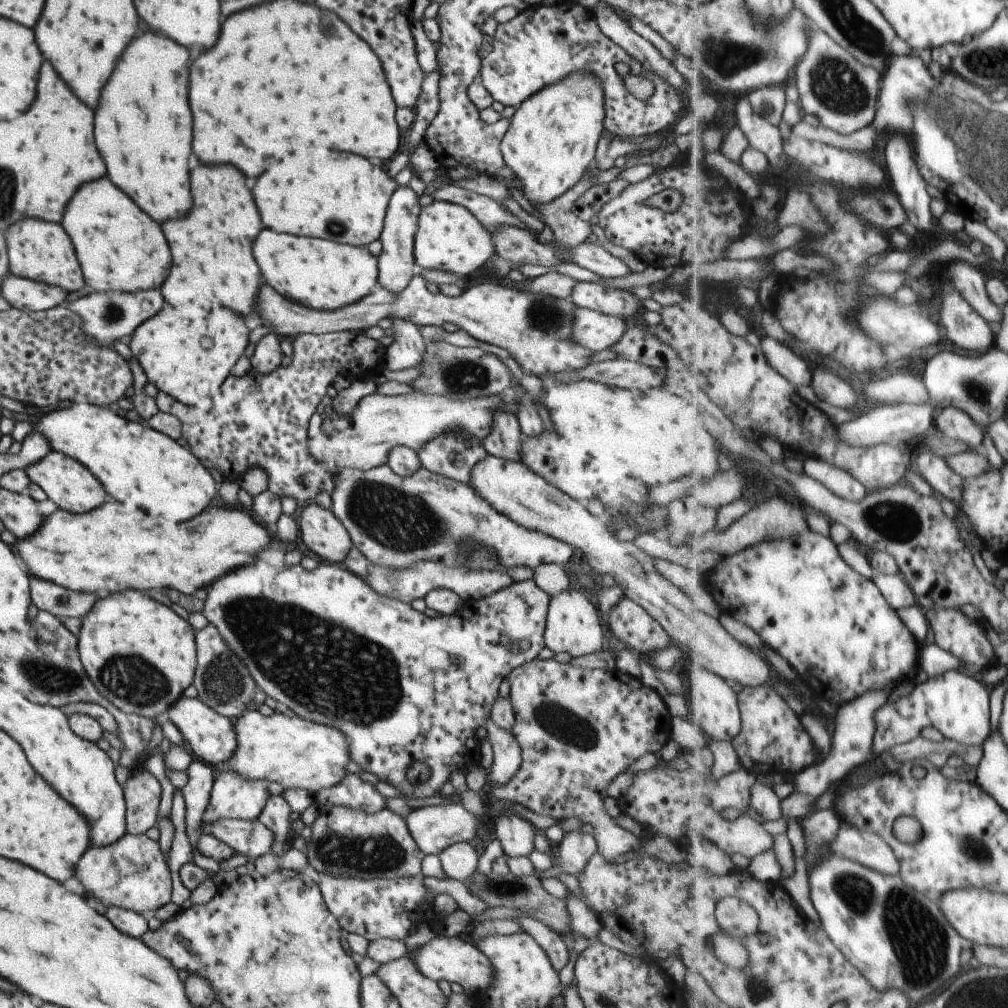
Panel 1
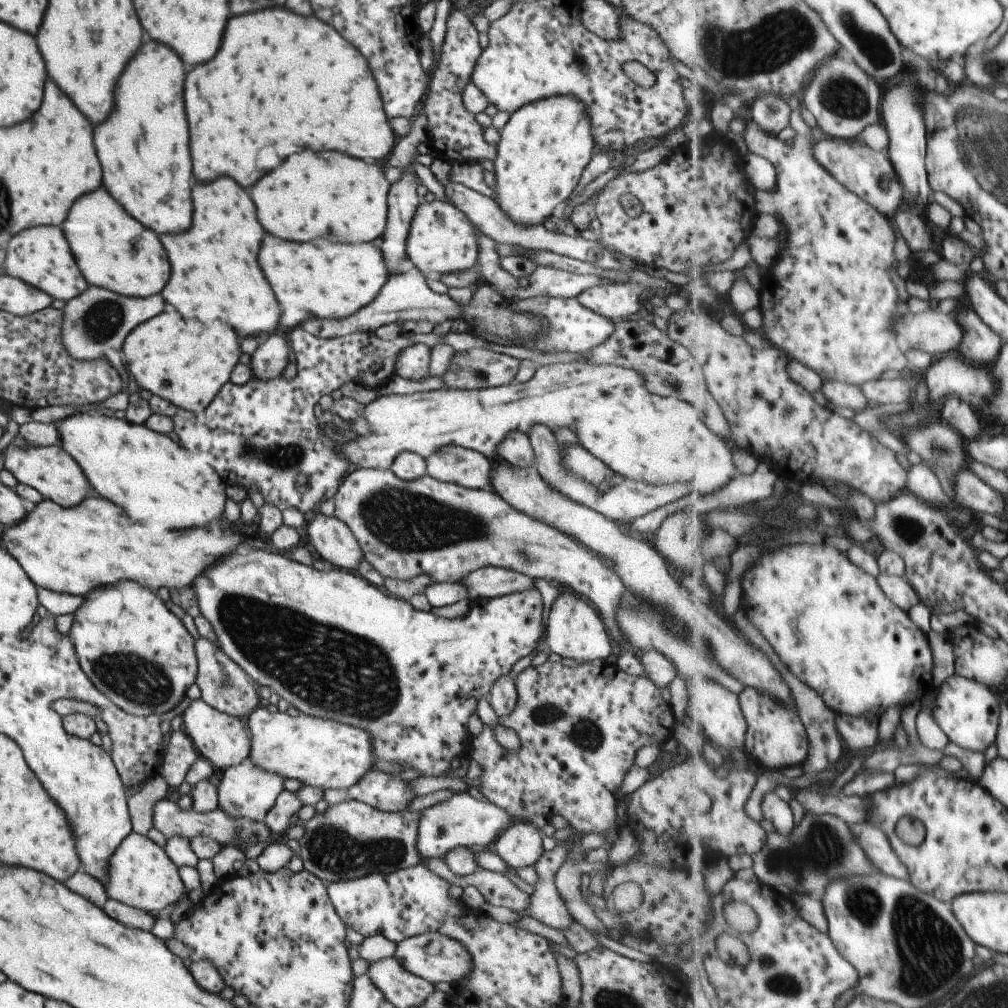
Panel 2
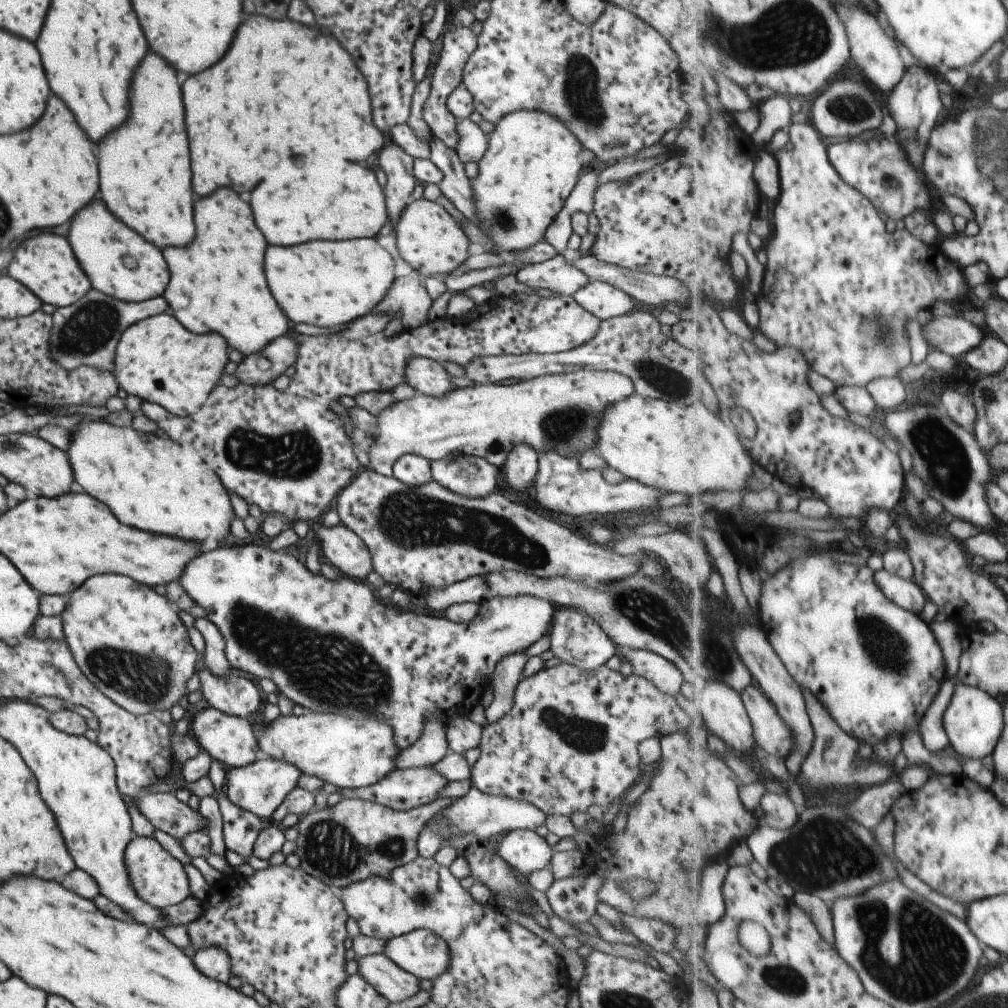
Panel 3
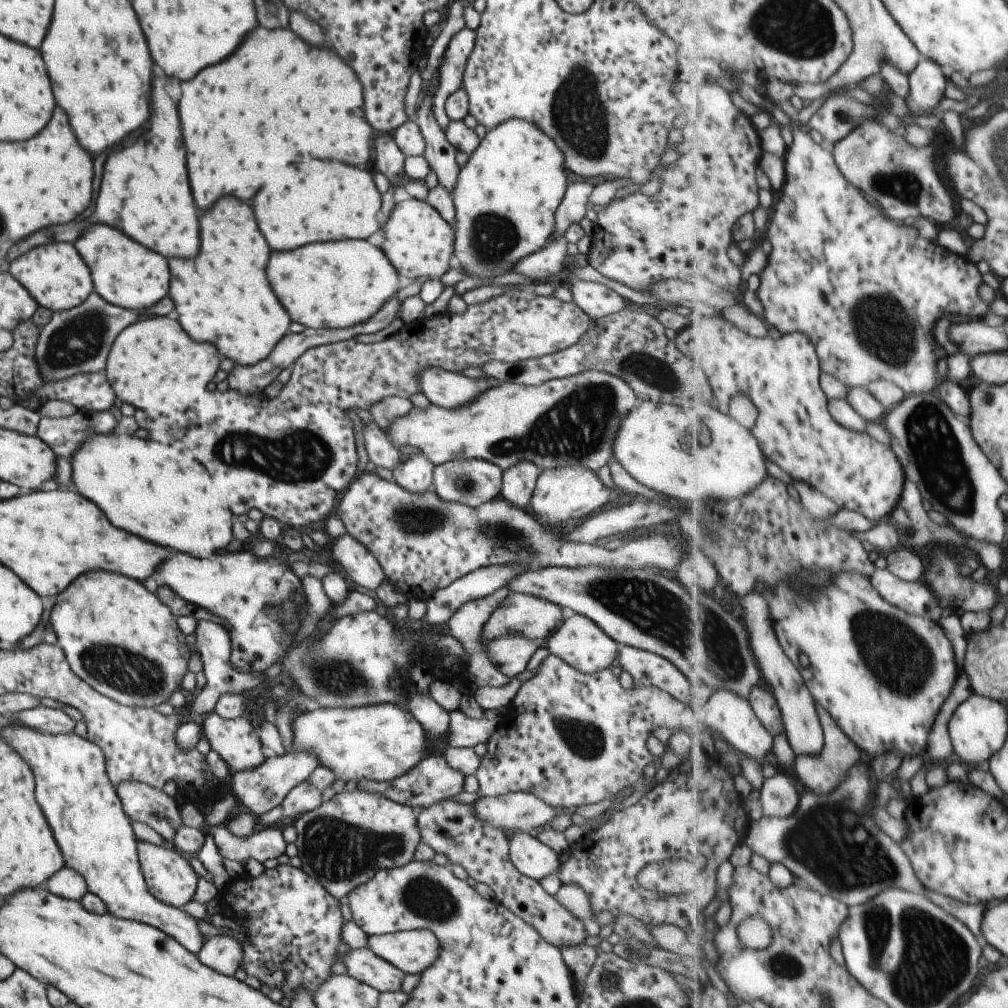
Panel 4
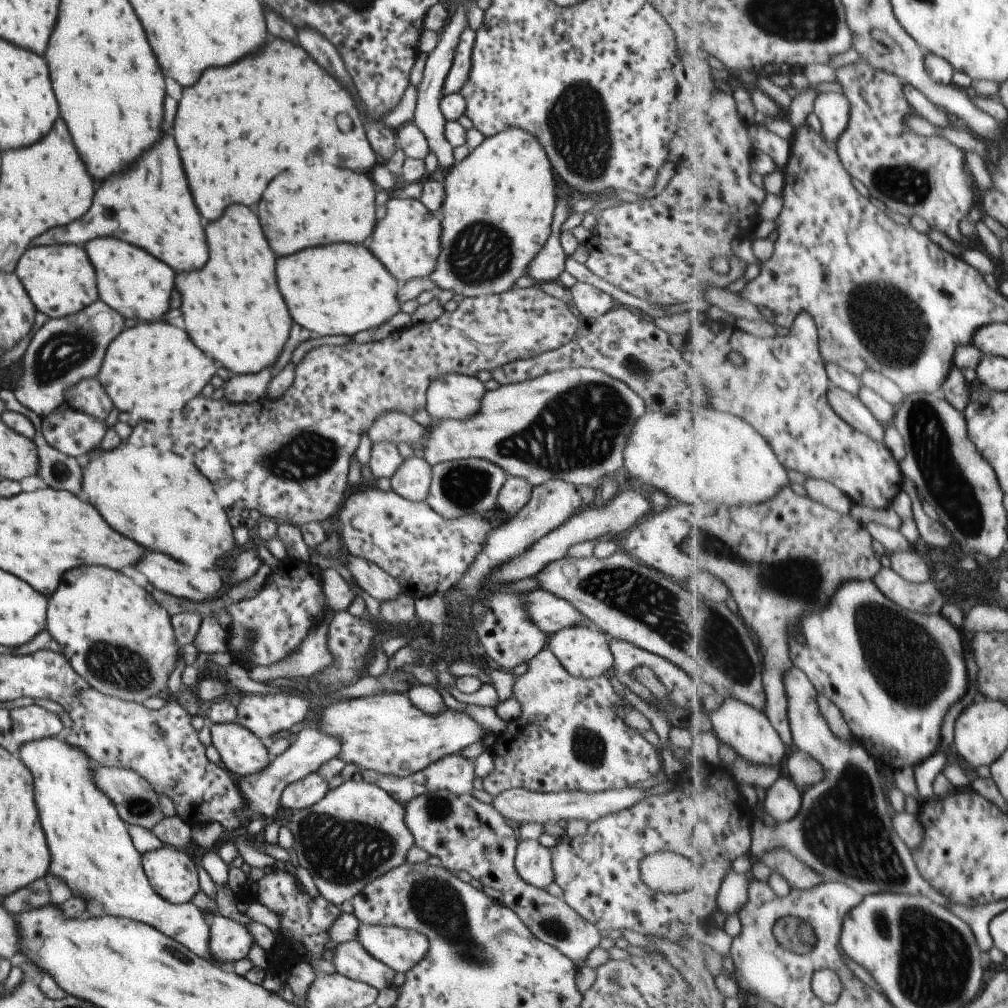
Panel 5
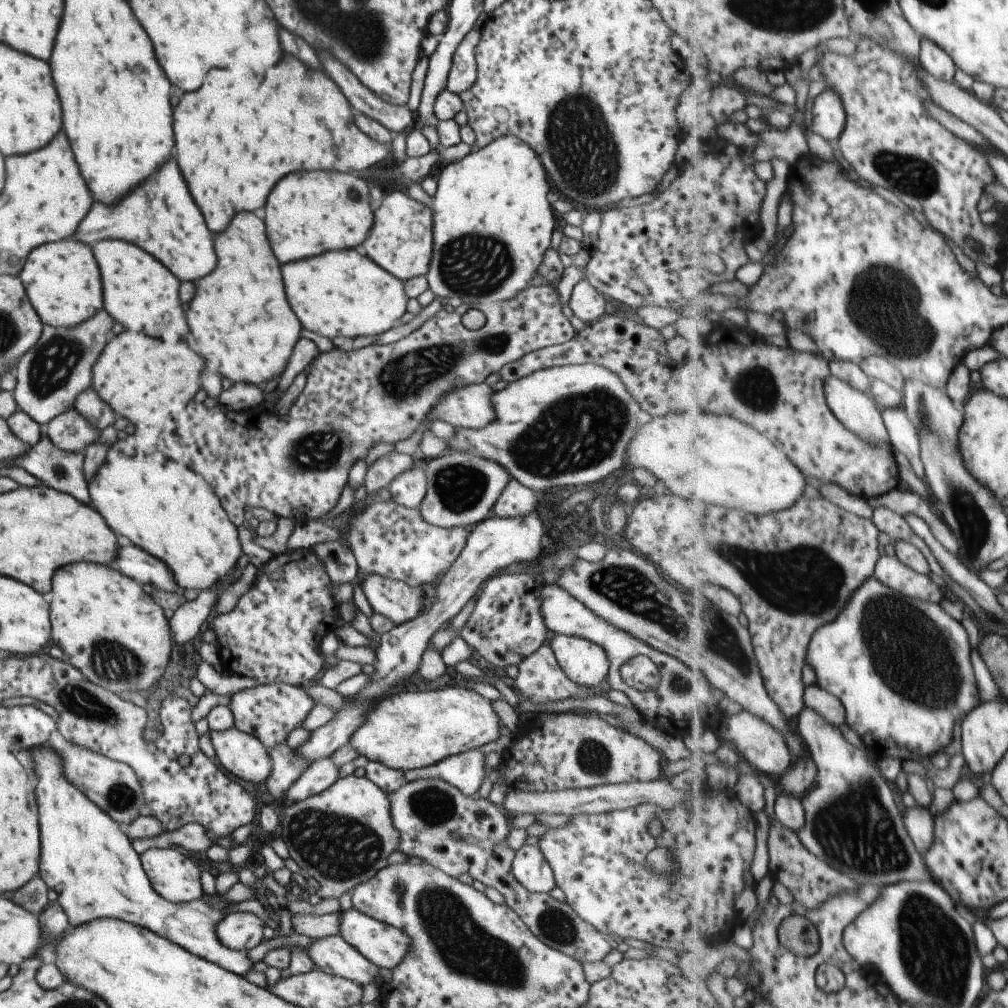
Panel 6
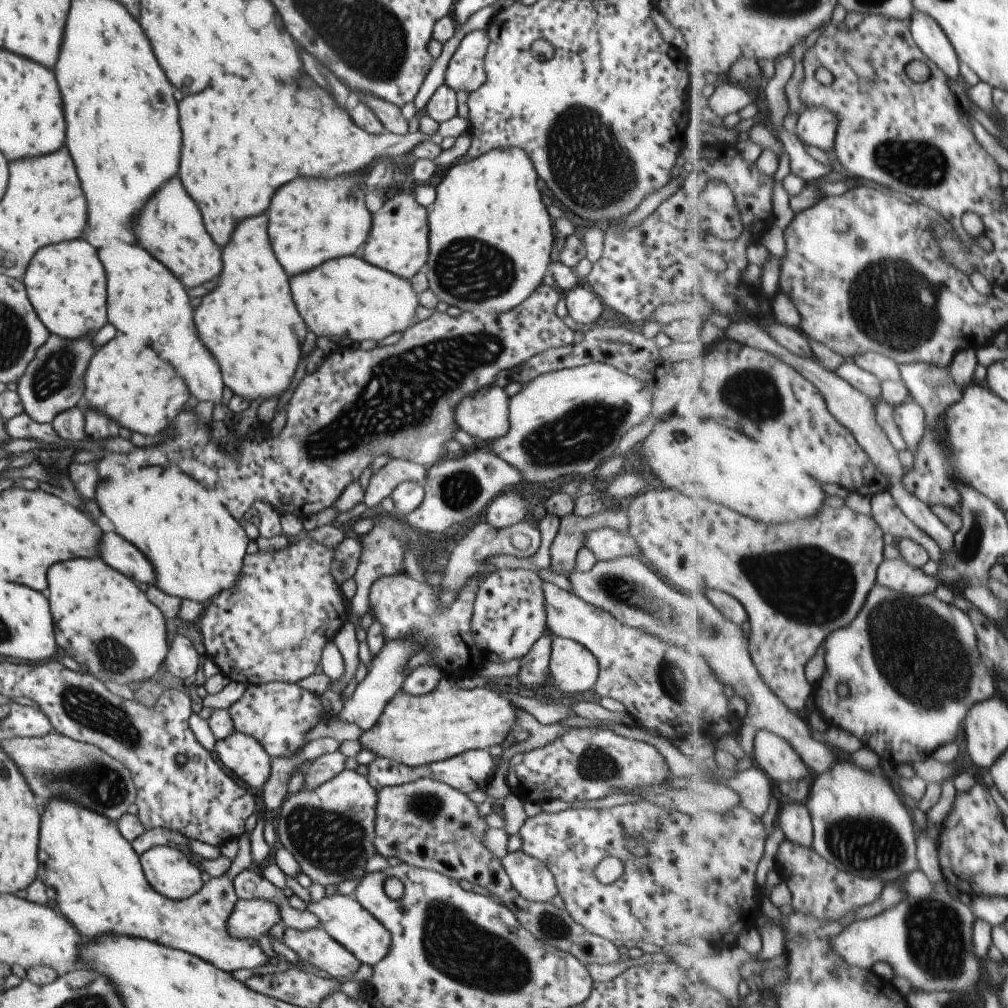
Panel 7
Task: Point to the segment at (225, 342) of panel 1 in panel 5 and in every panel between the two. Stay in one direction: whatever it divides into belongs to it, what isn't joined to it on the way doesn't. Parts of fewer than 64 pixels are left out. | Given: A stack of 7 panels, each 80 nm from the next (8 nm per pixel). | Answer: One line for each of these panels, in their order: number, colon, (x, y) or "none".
2: (186, 364)
3: (155, 359)
4: (146, 358)
5: (151, 370)

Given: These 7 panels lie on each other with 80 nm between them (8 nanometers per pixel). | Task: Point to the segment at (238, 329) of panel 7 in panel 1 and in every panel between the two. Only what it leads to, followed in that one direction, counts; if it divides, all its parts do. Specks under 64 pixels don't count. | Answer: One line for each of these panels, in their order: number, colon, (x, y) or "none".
1: (211, 265)
2: (213, 263)
3: (216, 283)
4: (222, 296)
5: (231, 308)
6: (240, 322)

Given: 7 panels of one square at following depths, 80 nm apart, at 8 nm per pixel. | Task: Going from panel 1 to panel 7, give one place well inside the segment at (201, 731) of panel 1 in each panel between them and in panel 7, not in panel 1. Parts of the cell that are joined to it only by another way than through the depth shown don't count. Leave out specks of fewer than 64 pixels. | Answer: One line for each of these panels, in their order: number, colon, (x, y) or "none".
2: (222, 740)
3: (229, 740)
4: (234, 740)
5: (241, 752)
6: (241, 754)
7: (238, 752)

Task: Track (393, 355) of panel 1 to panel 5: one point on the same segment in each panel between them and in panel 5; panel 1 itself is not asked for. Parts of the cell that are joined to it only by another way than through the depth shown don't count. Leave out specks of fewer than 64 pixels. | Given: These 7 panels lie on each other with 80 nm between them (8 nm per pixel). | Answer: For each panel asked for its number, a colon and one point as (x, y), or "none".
2: (411, 362)
3: (425, 376)
4: (448, 390)
5: (449, 396)

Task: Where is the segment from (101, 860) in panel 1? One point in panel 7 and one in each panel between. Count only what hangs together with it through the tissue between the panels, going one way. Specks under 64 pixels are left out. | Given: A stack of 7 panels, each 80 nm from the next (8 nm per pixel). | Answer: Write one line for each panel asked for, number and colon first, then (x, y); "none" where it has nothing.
2: (143, 877)
3: (158, 879)
4: (170, 879)
5: (171, 873)
6: (174, 877)
7: (167, 870)

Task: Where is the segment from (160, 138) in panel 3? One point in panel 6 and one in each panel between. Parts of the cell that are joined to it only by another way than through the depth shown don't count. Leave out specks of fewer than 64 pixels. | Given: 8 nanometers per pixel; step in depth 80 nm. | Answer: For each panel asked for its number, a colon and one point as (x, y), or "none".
4: (143, 187)
5: (160, 217)
6: (160, 217)

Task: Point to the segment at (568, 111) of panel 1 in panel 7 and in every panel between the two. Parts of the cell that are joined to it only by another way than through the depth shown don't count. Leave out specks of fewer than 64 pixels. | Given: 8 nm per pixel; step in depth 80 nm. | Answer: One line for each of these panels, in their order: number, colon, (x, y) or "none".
2: (543, 147)
3: (532, 161)
4: (505, 197)
5: (498, 203)
6: (491, 223)
7: (489, 236)

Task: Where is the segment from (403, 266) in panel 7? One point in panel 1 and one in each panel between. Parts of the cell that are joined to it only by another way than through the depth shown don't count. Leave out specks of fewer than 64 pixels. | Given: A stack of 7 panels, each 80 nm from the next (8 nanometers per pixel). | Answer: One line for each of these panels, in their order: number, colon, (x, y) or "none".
1: (448, 237)
2: (441, 239)
3: (426, 236)
4: (418, 242)
5: (406, 241)
6: (399, 241)

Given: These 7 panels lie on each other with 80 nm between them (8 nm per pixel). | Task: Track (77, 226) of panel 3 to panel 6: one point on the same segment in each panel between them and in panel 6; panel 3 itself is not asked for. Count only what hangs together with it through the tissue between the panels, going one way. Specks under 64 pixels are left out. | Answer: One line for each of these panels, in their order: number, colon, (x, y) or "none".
4: (123, 273)
5: (128, 279)
6: (139, 293)

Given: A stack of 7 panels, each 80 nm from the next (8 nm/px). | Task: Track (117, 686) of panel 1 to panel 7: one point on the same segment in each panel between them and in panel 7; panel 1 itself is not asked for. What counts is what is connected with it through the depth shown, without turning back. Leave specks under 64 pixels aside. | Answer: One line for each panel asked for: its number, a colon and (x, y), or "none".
2: (135, 651)
3: (126, 641)
4: (118, 638)
5: (112, 633)
6: (94, 611)
7: (101, 620)

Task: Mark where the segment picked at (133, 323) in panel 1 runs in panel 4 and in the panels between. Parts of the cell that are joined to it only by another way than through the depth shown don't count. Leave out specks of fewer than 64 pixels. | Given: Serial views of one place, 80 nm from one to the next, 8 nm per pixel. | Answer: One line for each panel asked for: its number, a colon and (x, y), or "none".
2: (95, 323)
3: (86, 332)
4: (77, 340)

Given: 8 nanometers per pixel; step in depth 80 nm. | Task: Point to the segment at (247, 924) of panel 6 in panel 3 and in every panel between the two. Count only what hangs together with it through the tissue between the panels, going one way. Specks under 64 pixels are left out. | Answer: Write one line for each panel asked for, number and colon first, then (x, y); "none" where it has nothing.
3: (212, 962)
4: (220, 953)
5: (228, 941)

